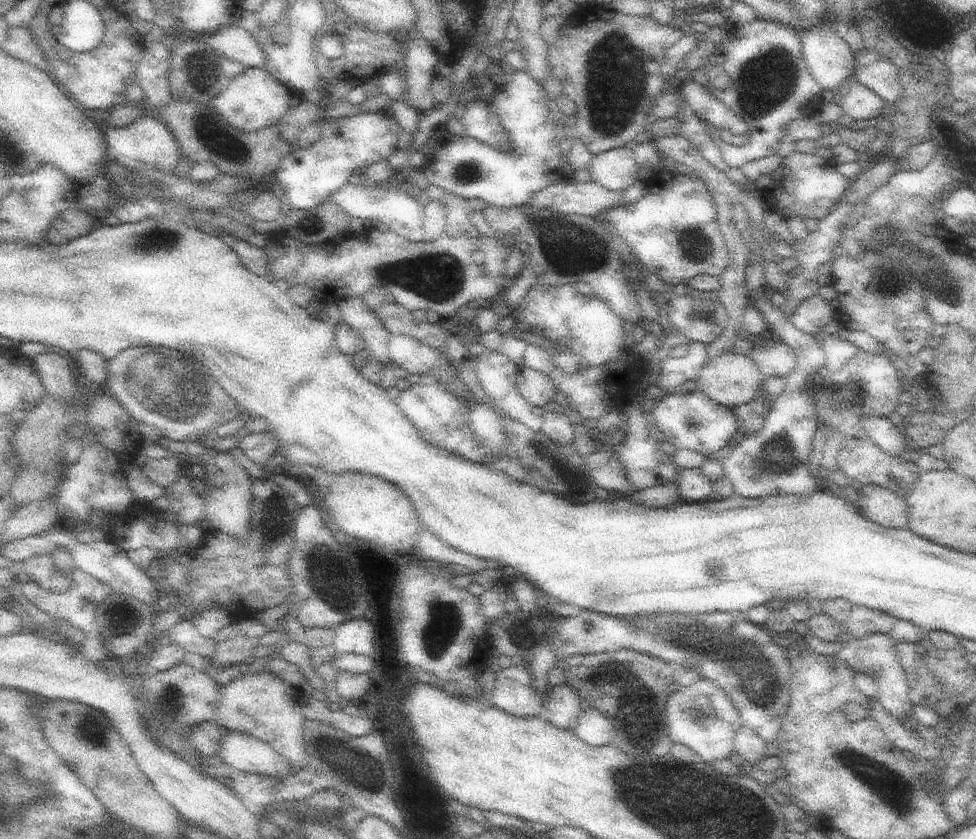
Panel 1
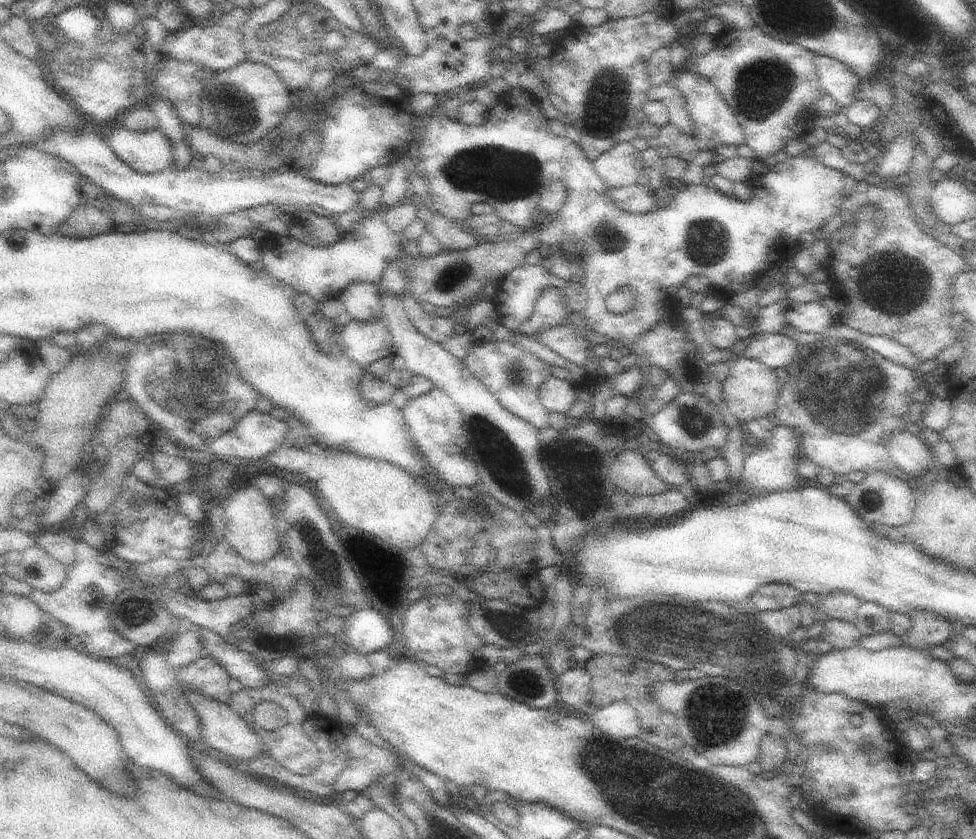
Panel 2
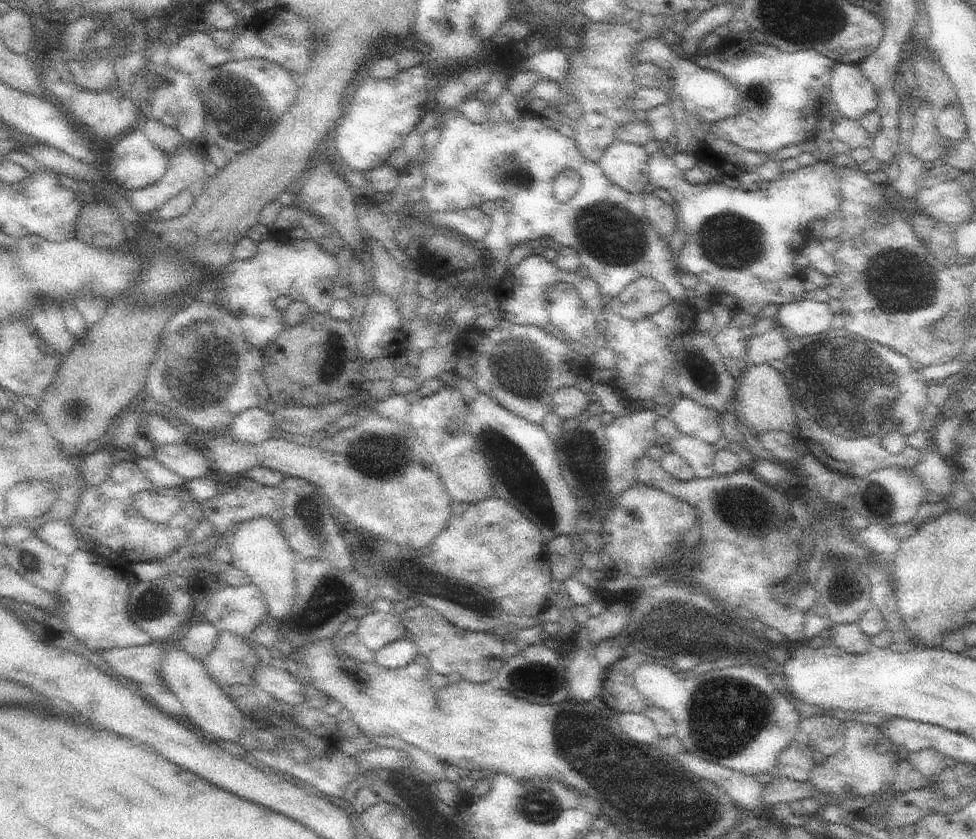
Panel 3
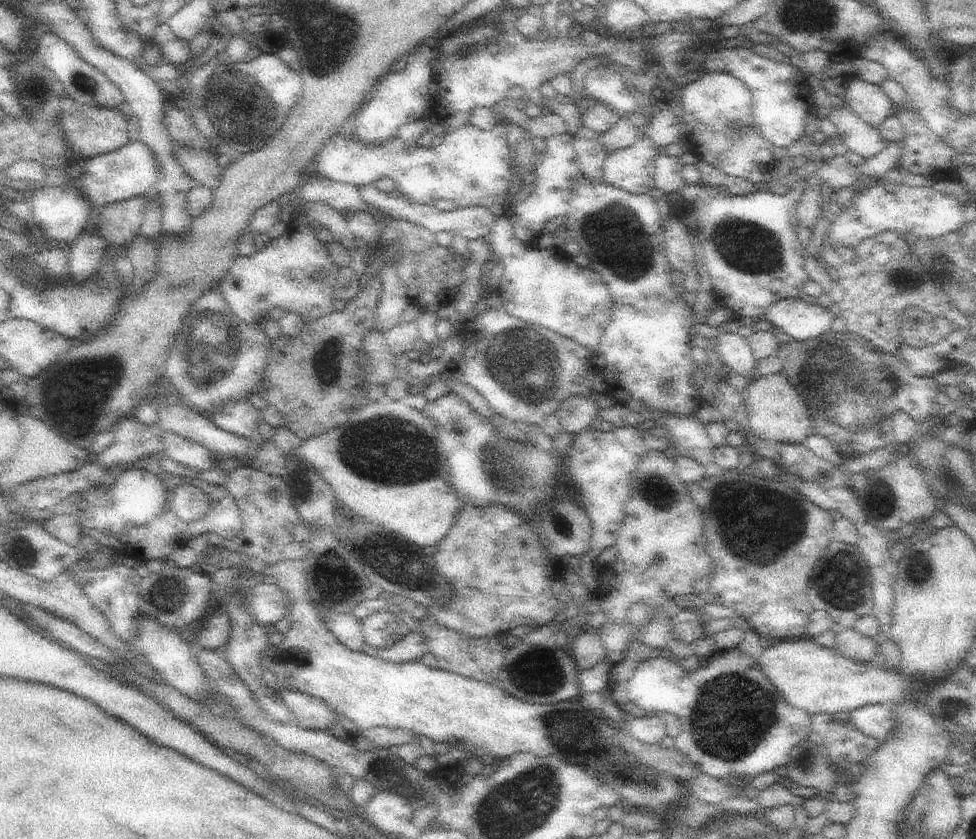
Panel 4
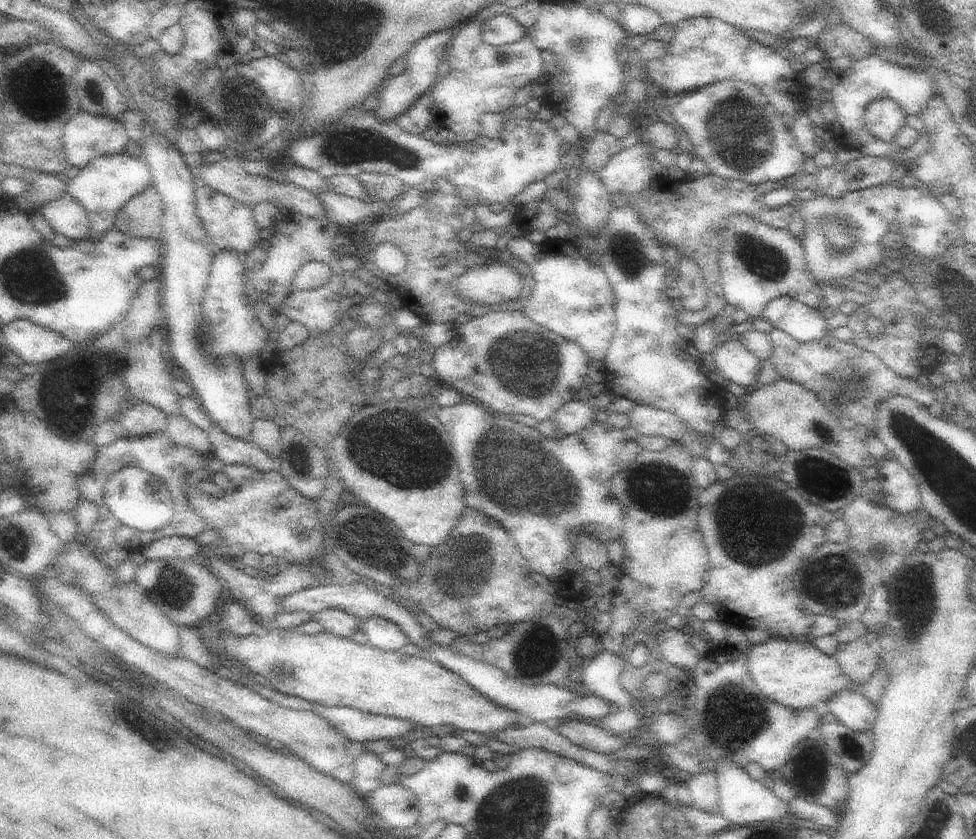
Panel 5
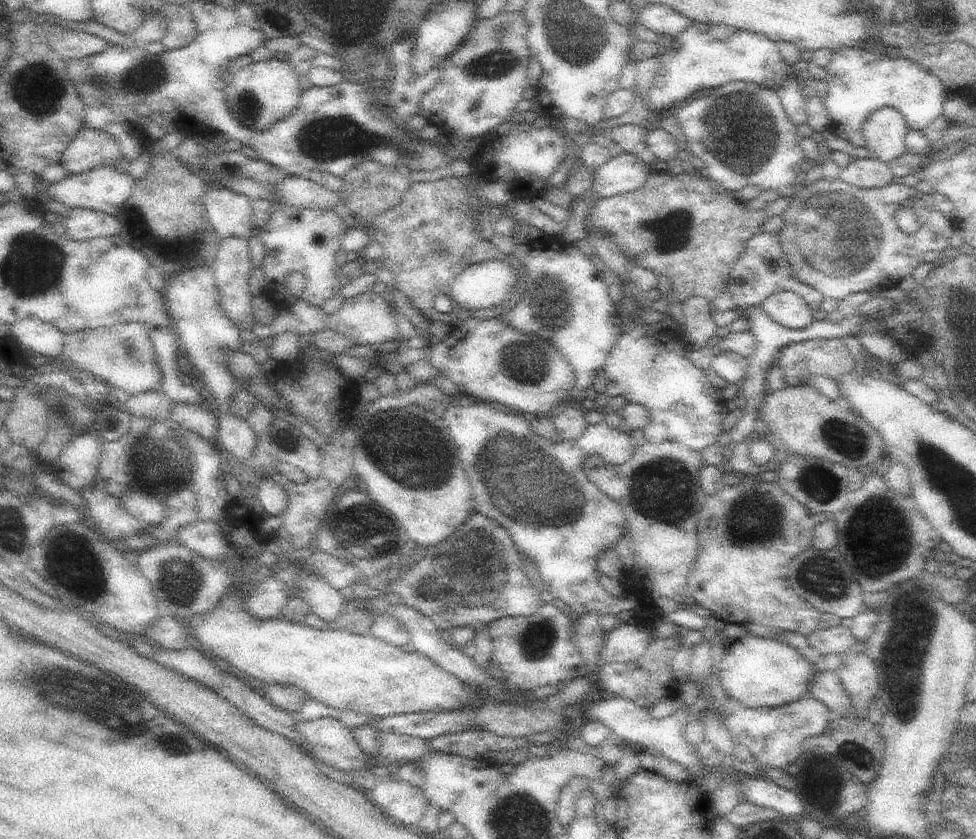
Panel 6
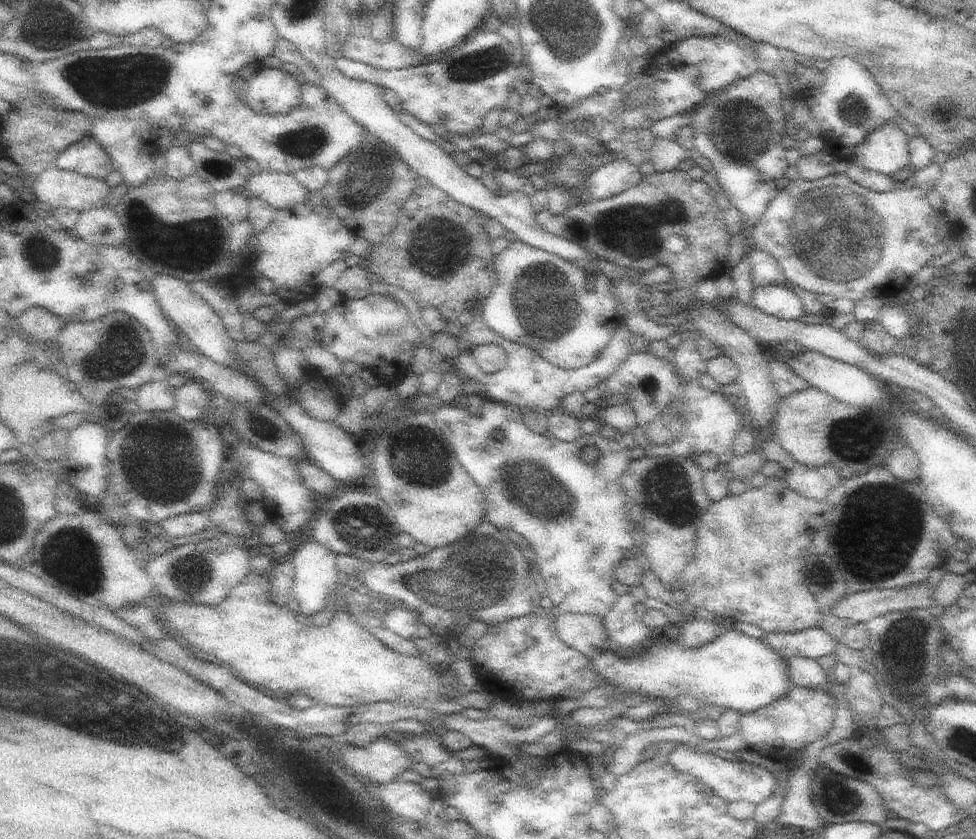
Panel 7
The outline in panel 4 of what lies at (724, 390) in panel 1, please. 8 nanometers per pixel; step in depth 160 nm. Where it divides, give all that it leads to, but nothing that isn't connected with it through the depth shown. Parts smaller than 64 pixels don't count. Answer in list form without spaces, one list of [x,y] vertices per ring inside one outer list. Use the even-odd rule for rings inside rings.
[[[783,373],[755,377],[744,394],[744,400],[750,428],[762,440],[775,445],[780,442],[804,444],[808,437],[815,436],[815,419]]]

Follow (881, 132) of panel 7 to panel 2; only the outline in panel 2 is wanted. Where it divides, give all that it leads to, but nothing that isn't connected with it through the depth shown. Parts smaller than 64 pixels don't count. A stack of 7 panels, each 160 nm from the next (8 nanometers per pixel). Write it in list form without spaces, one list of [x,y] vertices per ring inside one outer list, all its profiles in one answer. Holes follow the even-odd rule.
[[[818,54],[814,56],[814,64],[818,68],[818,80],[825,93],[830,95],[843,111],[862,99],[858,96],[861,82],[852,68],[840,60]]]

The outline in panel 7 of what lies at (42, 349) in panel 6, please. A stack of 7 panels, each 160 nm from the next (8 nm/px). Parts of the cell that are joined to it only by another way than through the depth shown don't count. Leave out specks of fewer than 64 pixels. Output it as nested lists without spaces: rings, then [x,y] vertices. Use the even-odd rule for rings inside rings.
[[[44,307],[29,308],[16,320],[16,327],[26,336],[34,336],[36,340],[56,340],[62,334],[65,325],[60,316]]]

